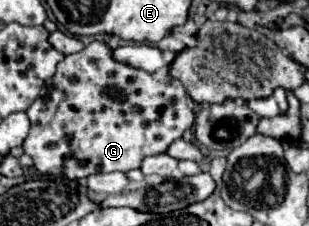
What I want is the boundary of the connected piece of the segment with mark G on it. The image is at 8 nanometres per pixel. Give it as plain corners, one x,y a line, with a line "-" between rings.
92,42
88,44
82,52
76,52
76,54
70,54
66,56
60,64
58,64
58,70
56,74
46,80
46,84
42,86
42,92
40,96
36,98
36,102
26,110
28,118
30,118
30,134
26,136
22,148
24,152
34,160
34,166
42,172
42,174
48,174
48,176
66,176
70,180
78,180
78,178
86,178
90,174
100,174
100,172
128,172
132,168
140,168
140,162
150,156
150,154
162,154
166,152
166,148
178,140
184,130
192,128
194,124
194,112
190,108
190,96
186,94
184,86
180,80
172,78
168,72
160,70
160,72
154,72
154,74
148,74
144,70
138,70
138,68
132,68
132,66
126,66
126,64
120,64
112,58
112,50
104,44
104,42

